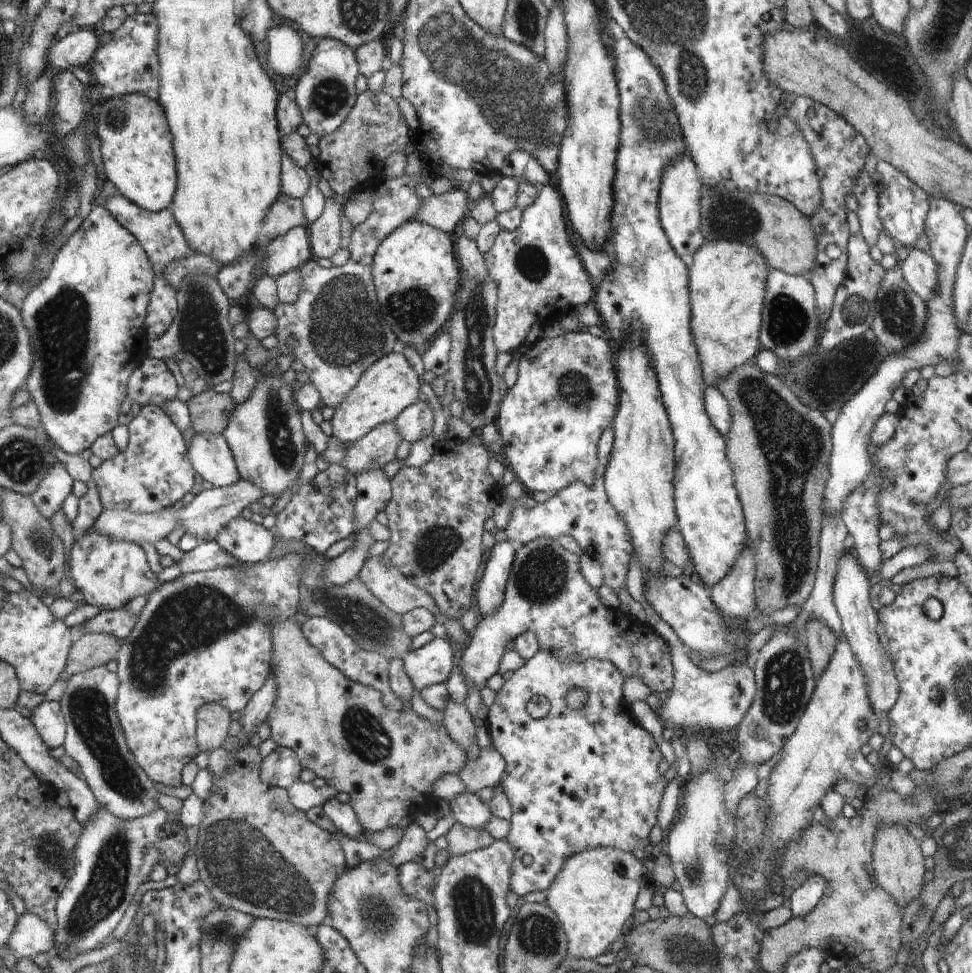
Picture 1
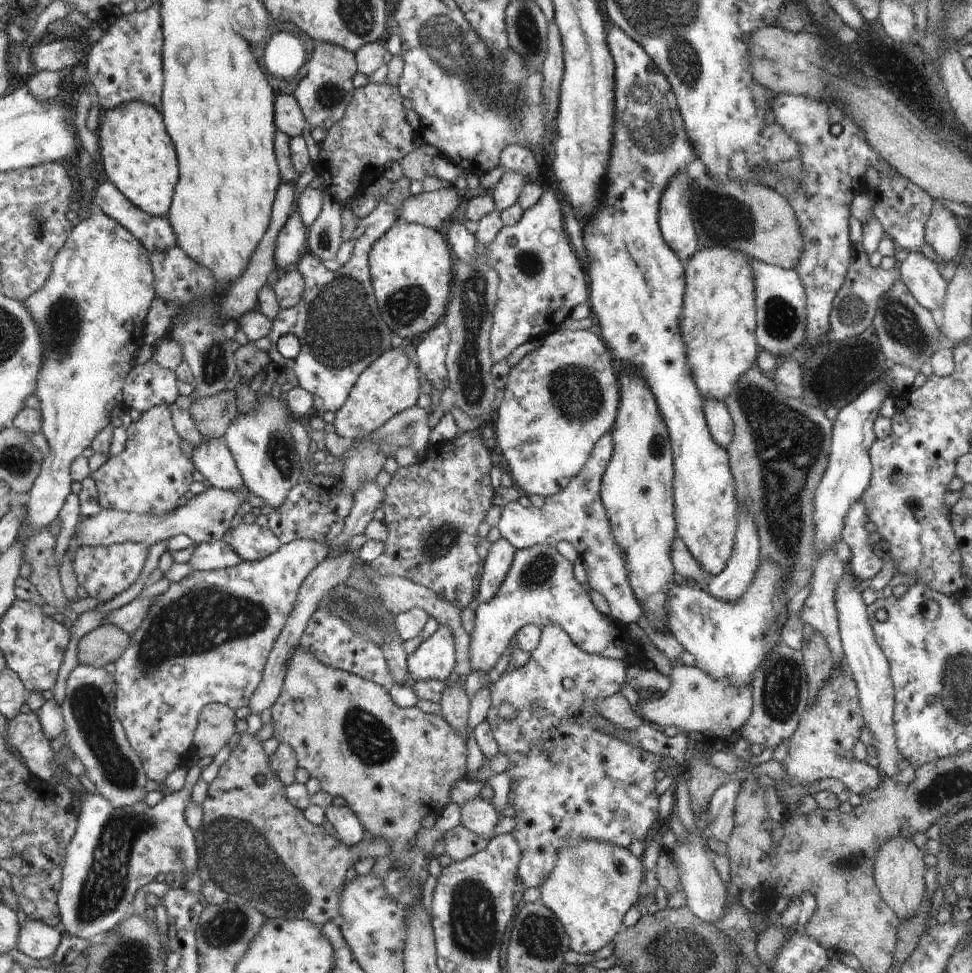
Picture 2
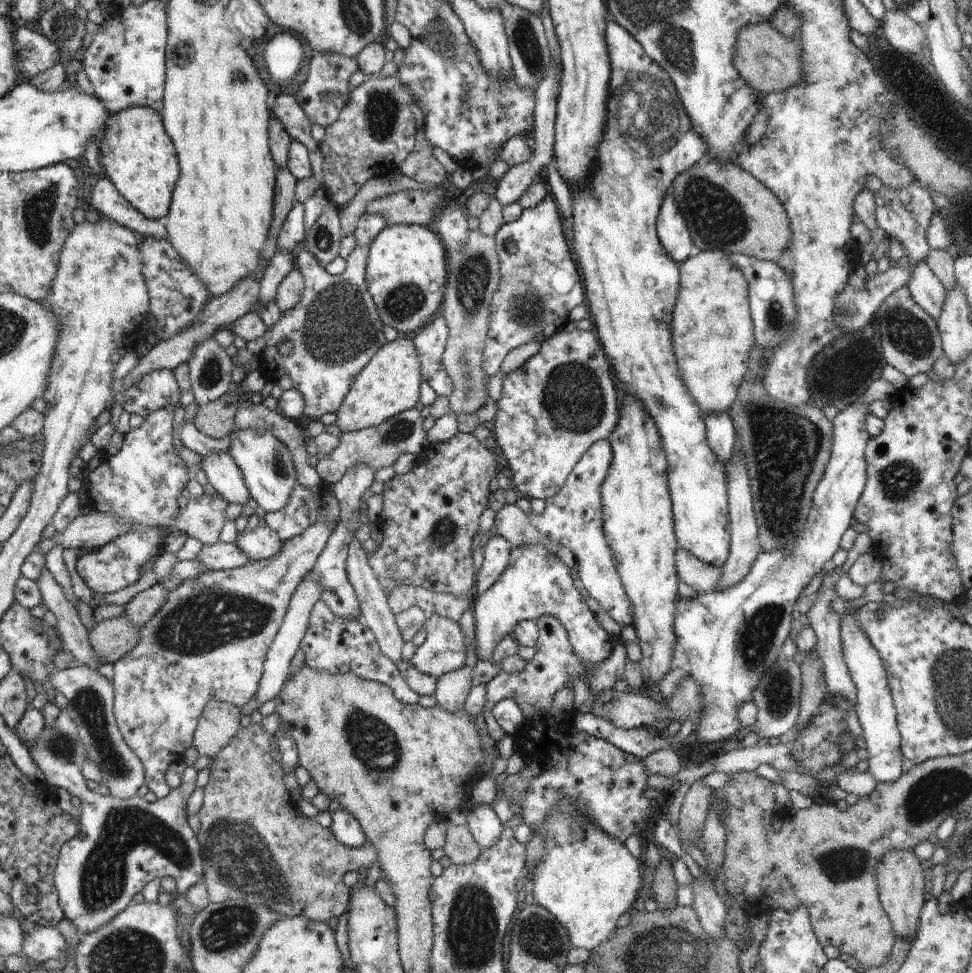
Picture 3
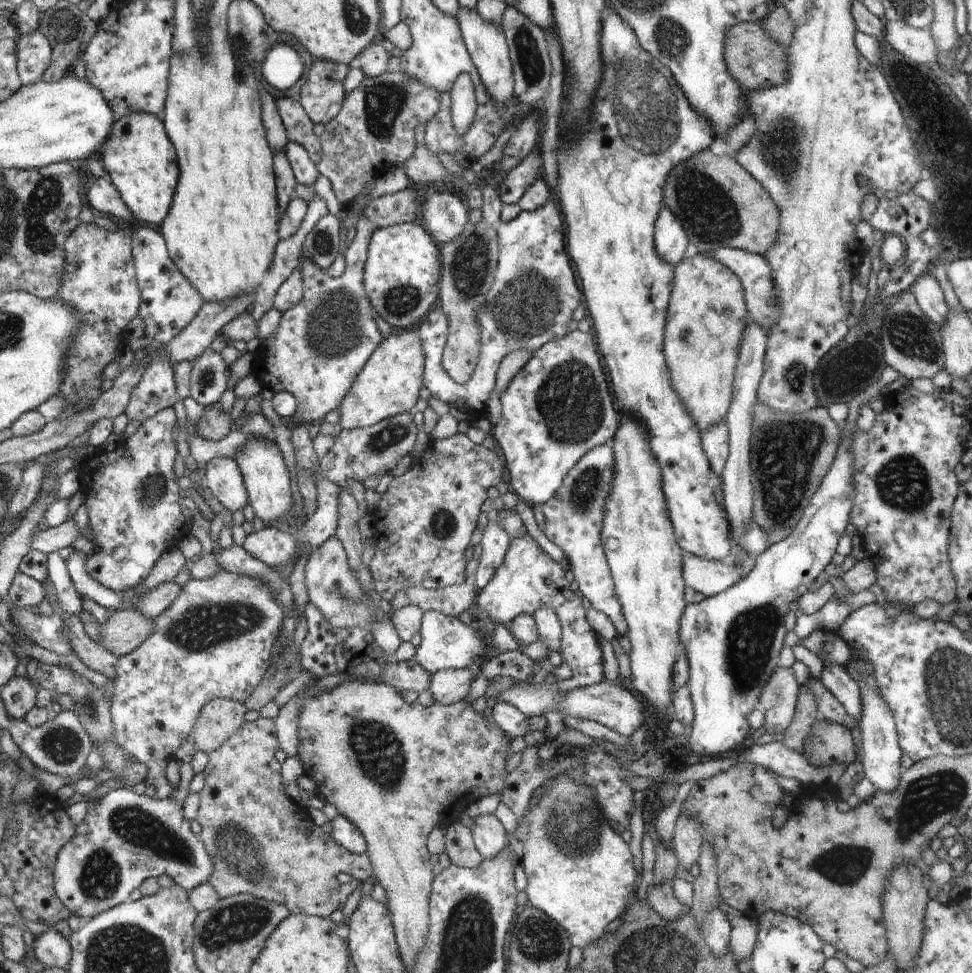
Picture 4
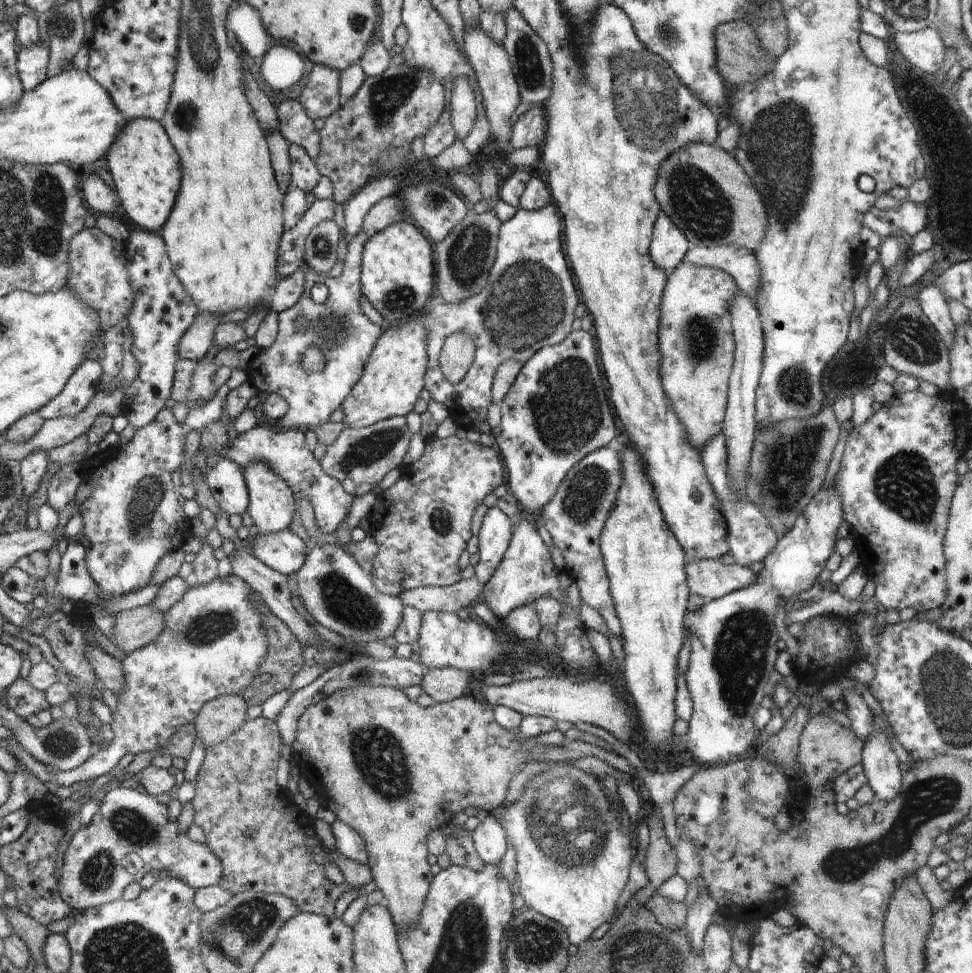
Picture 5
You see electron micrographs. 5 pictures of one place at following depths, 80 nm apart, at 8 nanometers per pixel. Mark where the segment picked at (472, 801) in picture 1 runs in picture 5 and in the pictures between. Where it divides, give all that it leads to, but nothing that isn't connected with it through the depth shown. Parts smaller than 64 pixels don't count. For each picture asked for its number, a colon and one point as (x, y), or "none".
2: (479, 816)
3: (483, 823)
4: (489, 836)
5: (489, 840)

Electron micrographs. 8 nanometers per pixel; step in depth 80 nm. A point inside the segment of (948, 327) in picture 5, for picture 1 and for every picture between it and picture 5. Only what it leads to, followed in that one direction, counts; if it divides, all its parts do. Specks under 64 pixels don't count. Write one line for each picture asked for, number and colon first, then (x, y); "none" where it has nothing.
1: (919, 269)
2: (920, 274)
3: (927, 291)
4: (930, 298)

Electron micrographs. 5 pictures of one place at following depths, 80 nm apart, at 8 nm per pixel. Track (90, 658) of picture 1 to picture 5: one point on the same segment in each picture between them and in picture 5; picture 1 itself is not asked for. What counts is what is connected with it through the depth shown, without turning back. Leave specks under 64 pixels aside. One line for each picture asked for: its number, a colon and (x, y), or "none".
2: (105, 644)
3: (112, 639)
4: (124, 631)
5: (133, 629)

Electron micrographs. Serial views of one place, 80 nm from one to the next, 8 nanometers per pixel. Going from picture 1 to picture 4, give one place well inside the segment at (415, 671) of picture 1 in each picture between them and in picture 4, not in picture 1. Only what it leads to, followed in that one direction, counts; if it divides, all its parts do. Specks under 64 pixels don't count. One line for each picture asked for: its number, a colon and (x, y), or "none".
2: (434, 660)
3: (444, 650)
4: (447, 643)

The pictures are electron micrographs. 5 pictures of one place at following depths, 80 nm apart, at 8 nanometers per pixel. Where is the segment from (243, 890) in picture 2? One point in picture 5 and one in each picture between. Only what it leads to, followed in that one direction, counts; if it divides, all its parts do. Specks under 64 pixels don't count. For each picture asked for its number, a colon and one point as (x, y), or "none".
3: (257, 845)
4: (262, 844)
5: (266, 844)

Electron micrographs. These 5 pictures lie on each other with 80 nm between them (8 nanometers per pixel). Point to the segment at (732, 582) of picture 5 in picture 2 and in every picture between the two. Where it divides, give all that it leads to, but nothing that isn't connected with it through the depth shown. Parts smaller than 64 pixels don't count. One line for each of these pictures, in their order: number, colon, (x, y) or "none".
2: (683, 562)
3: (704, 578)
4: (710, 578)

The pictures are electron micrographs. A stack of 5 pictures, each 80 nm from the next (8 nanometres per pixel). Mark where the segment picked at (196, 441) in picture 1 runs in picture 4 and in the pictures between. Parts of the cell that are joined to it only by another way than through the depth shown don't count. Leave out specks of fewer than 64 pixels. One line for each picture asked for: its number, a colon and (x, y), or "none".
2: (212, 458)
3: (223, 475)
4: (223, 477)

